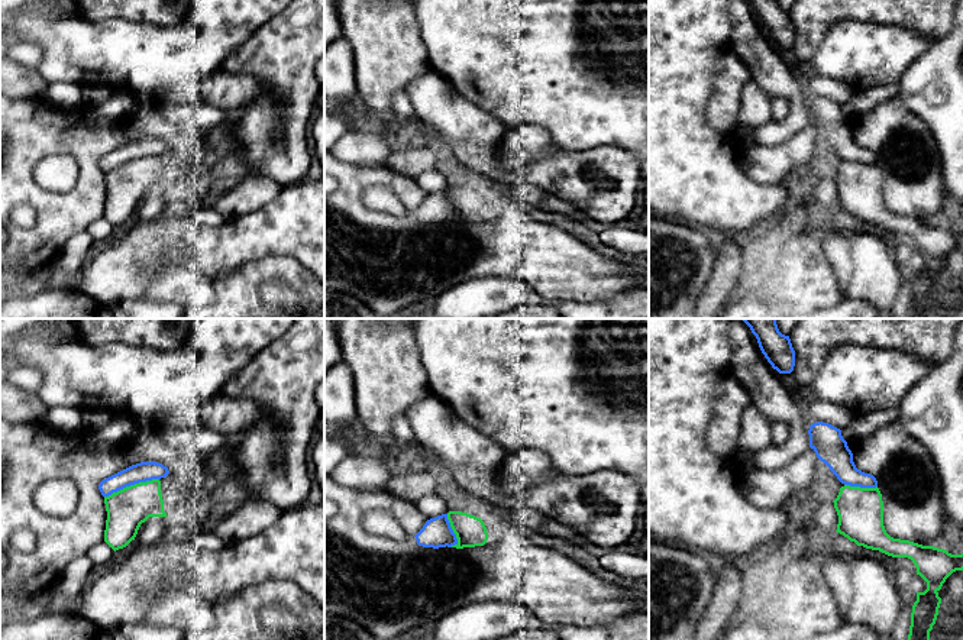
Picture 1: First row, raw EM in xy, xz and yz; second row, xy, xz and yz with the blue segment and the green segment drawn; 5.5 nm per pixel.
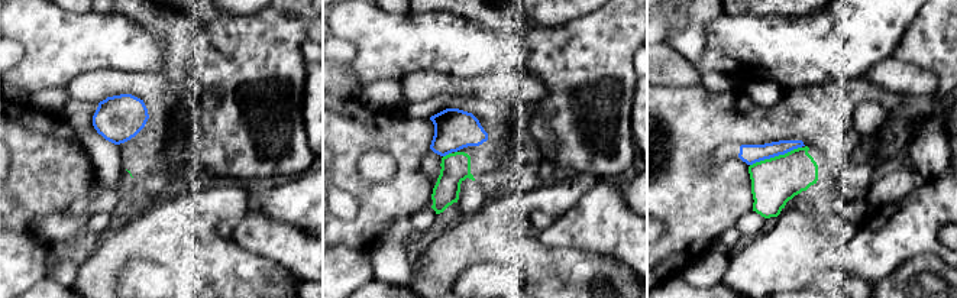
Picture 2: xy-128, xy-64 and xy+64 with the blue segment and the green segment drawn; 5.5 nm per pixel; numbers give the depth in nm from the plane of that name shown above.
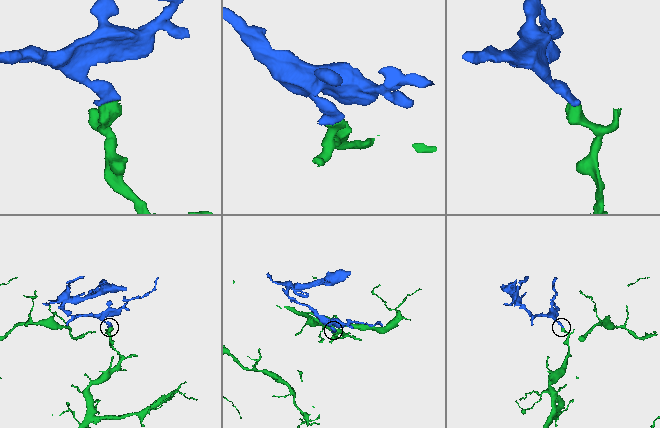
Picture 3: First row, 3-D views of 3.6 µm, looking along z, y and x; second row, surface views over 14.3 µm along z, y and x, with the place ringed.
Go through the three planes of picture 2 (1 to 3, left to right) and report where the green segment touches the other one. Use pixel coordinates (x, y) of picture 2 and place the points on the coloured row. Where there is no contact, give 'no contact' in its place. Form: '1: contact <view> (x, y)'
1: no contact
2: contact xy-64 (446, 154)
3: contact xy+64 (775, 155)

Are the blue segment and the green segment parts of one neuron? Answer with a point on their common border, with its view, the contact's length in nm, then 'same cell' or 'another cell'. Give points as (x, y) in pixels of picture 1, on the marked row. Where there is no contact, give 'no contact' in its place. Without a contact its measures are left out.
contact xy (131, 484); length 320 nm; another cell

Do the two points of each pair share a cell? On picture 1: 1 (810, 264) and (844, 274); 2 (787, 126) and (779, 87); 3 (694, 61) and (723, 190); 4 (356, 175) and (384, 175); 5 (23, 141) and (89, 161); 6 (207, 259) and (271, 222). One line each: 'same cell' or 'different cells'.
1: different cells
2: same cell
3: same cell
4: same cell
5: same cell
6: same cell

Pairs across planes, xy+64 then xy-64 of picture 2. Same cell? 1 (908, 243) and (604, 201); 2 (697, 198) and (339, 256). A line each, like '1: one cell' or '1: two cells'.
1: one cell
2: two cells

